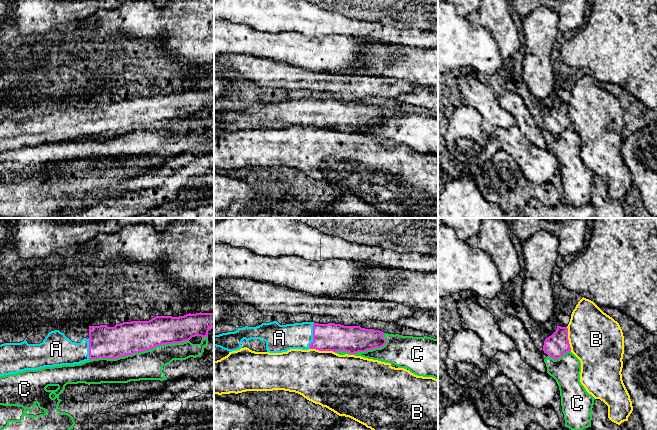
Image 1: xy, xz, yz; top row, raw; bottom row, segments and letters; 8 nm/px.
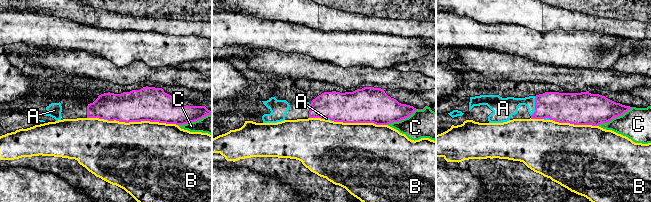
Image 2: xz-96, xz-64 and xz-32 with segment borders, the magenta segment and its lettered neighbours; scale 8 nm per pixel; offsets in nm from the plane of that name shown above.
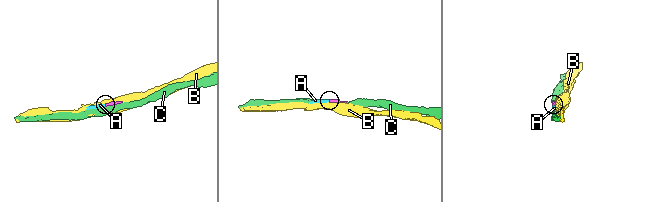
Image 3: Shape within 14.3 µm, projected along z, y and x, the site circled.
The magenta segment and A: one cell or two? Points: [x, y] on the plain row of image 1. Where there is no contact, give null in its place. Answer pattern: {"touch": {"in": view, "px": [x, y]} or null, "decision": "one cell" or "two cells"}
{"touch": {"in": "xz", "px": [313, 112]}, "decision": "one cell"}

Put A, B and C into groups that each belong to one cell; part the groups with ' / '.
A / B / C

